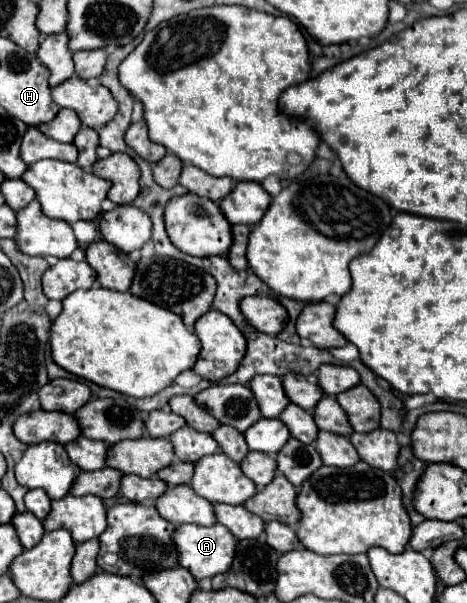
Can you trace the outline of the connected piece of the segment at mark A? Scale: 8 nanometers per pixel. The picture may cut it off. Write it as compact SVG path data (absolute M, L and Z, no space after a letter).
M182 524L178 526L174 534L174 544L180 548L180 564L192 572L196 580L202 580L206 576L216 576L226 572L230 564L234 562L234 548L238 546L238 540L230 536L228 528L222 528L222 524L214 526L196 526L196 524Z

